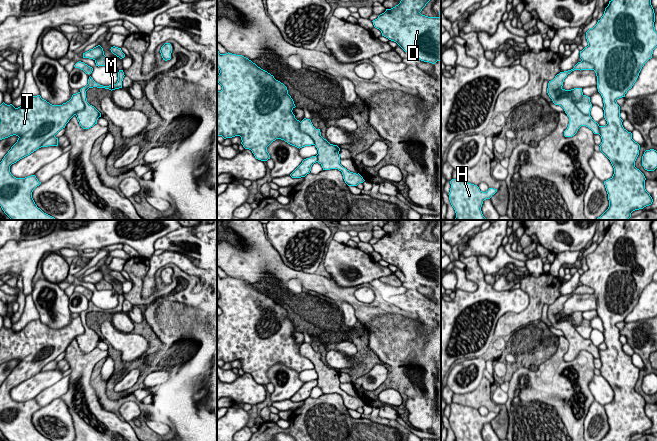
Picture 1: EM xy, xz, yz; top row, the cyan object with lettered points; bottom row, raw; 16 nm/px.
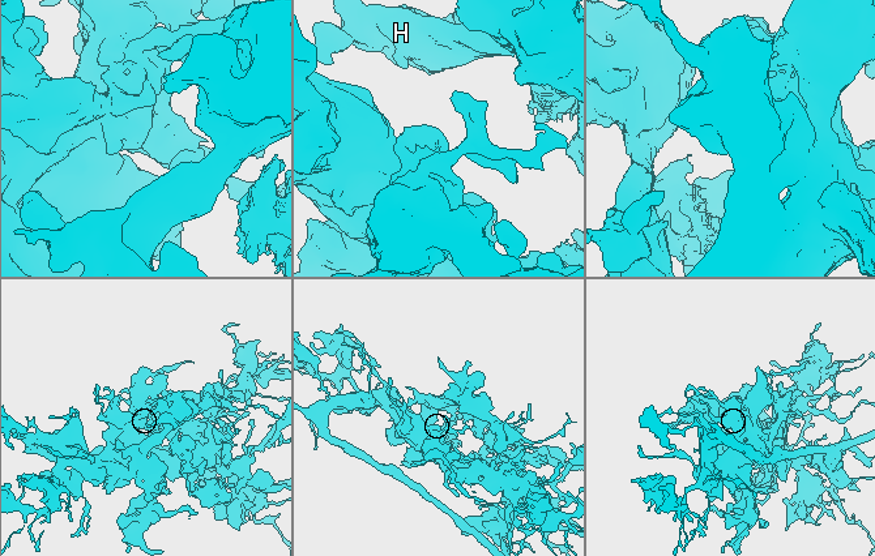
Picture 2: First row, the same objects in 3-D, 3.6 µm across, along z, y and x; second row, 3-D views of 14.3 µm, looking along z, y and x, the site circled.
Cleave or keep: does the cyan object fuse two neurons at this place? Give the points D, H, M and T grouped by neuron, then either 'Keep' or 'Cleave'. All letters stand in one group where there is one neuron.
Groups: D H M T. Keep

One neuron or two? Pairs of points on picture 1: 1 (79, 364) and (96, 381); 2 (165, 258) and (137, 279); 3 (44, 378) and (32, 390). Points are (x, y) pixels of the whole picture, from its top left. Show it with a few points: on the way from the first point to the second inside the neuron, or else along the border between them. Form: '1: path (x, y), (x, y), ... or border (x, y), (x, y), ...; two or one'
1: border (100, 360), (95, 365), (90, 380), (97, 397); two
2: border (149, 260), (149, 269), (142, 281); two
3: path (41, 381), (35, 387); one

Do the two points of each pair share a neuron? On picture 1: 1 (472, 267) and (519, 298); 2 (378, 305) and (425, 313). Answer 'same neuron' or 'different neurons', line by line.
1: same neuron
2: different neurons

